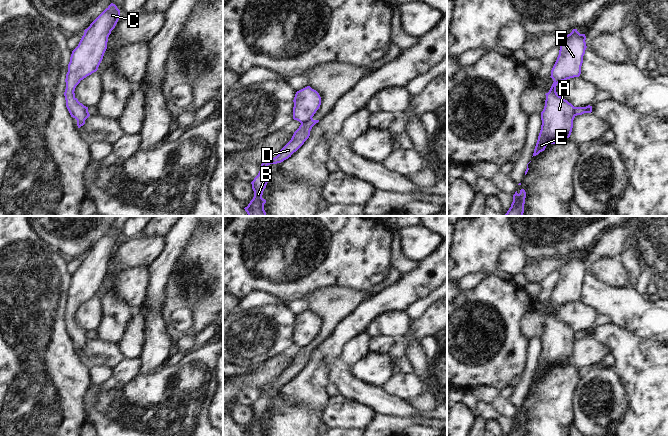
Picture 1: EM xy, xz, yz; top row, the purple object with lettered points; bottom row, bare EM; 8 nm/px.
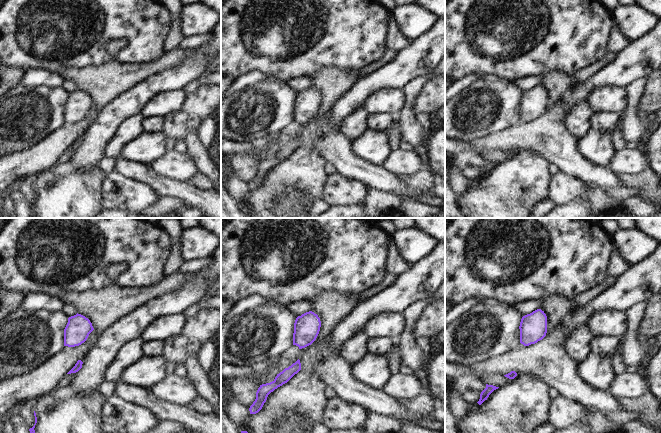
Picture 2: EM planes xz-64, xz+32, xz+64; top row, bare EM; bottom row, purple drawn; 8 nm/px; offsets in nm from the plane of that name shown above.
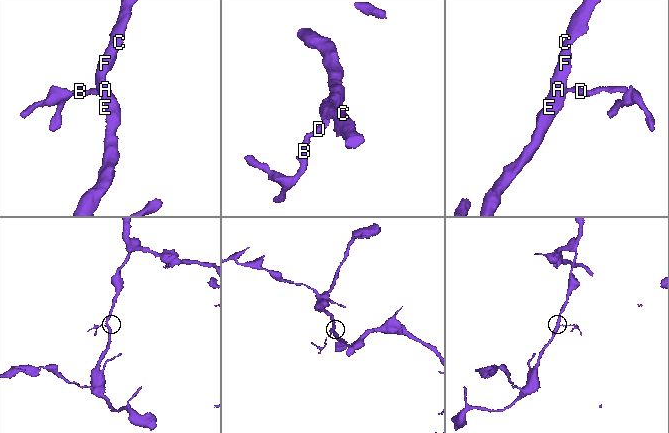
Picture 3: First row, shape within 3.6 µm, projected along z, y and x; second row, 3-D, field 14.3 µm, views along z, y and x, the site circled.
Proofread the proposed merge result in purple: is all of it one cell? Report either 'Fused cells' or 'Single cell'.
Fused cells

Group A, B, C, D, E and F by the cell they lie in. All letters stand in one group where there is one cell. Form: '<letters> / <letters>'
A C E F / B D

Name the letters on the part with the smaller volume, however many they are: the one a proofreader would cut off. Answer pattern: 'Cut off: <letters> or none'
Cut off: B, D

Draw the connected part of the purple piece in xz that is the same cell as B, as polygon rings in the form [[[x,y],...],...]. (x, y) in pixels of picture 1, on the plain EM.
[[[310,342],[302,347],[294,356],[291,364],[279,375],[278,379],[261,388],[258,399],[251,406],[254,421],[248,430],[244,432],[246,436],[265,436],[264,428],[266,427],[266,424],[262,422],[262,419],[271,400],[271,398],[266,395],[267,390],[270,388],[281,387],[291,381],[291,379],[309,362],[312,351],[318,346],[319,344]]]

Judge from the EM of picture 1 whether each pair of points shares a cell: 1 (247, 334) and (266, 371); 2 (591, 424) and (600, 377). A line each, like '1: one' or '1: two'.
1: two
2: one

